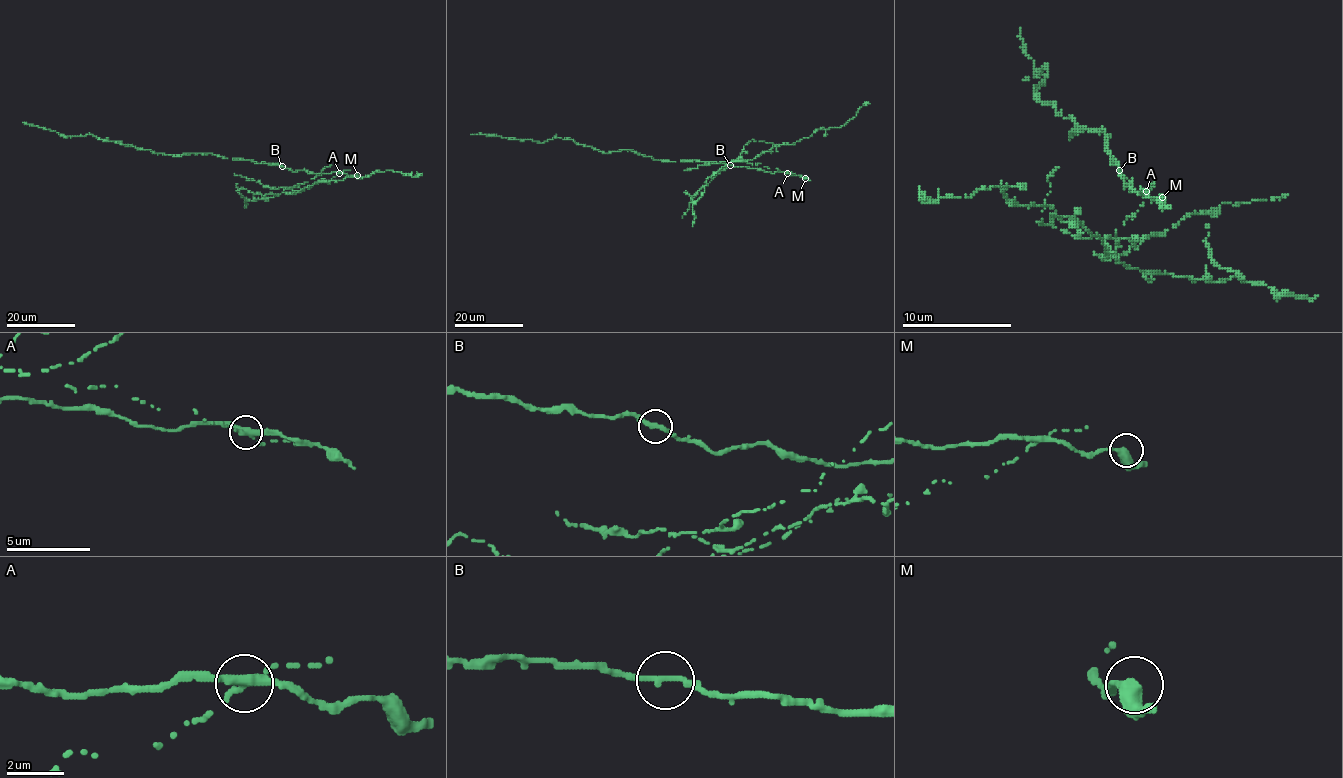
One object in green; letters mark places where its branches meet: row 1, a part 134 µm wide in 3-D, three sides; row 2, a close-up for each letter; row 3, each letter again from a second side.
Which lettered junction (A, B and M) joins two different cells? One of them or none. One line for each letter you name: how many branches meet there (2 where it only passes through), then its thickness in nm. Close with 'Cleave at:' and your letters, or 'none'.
A: Branches: 3. Thickness 320 nm
Cleave at: A

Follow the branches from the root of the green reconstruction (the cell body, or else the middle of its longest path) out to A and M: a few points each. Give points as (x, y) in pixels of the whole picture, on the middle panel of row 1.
A: (730, 165), (788, 173)
M: (730, 165), (771, 173), (794, 173), (805, 178)

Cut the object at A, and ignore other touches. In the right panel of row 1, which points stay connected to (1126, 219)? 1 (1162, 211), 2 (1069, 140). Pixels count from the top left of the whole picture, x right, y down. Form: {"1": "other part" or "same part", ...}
{"1": "other part", "2": "other part"}

